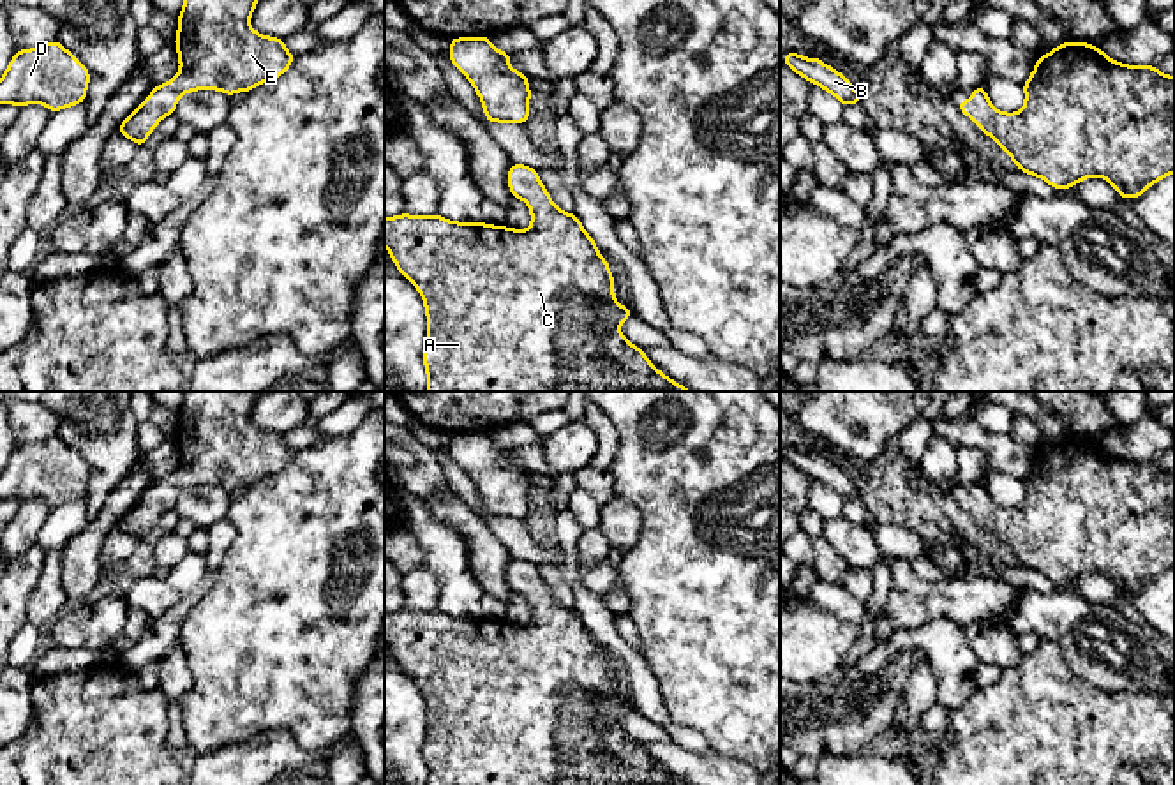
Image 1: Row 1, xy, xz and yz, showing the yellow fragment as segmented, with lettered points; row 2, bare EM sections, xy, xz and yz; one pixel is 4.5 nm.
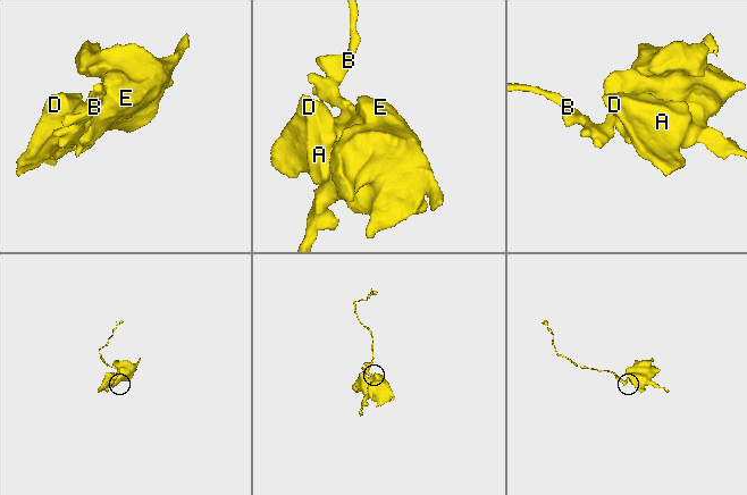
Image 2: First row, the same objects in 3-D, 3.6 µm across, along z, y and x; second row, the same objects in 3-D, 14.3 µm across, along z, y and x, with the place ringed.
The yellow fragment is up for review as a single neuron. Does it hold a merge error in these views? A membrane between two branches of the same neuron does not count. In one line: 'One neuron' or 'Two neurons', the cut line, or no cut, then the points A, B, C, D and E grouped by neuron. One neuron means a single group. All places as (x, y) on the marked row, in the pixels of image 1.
One neuron. No split. Groups: A B C D E

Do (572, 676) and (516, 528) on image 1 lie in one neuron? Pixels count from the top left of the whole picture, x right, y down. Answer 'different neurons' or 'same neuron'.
different neurons

